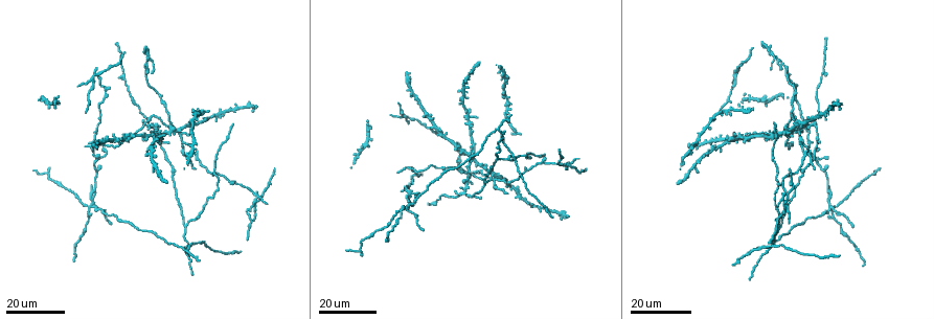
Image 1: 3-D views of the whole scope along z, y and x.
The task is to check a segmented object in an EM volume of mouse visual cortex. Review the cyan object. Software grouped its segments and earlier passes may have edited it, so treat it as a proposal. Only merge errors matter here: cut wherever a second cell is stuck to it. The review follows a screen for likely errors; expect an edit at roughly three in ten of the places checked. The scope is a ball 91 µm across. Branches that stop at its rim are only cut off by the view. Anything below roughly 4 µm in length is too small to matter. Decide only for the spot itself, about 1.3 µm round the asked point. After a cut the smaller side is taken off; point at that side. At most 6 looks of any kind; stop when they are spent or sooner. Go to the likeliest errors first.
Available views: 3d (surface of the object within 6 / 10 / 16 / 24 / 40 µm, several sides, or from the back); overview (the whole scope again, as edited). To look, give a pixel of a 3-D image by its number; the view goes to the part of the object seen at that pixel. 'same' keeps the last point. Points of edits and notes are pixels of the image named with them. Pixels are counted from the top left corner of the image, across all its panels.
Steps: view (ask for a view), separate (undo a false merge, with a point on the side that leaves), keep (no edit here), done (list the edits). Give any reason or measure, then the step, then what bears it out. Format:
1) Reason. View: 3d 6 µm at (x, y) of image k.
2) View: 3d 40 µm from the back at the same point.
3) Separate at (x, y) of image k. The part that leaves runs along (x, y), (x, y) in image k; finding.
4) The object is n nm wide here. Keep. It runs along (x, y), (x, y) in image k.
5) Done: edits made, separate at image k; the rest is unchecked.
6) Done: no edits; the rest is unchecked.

Four or more arms meet. View: 3d 24 µm at (90, 203) of image 1.

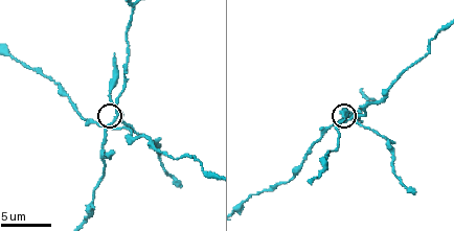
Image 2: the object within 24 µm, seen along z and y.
Closer look. View: 3d 10 µm at (109, 123) of image 2.

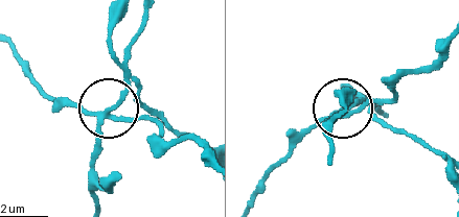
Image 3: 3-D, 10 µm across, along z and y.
Separate at (136, 103) of image 3. The part that leaves runs along (104, 114), (117, 101), (125, 53), (143, 11) in image 3; two cells meet here.

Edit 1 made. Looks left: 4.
View: overview.

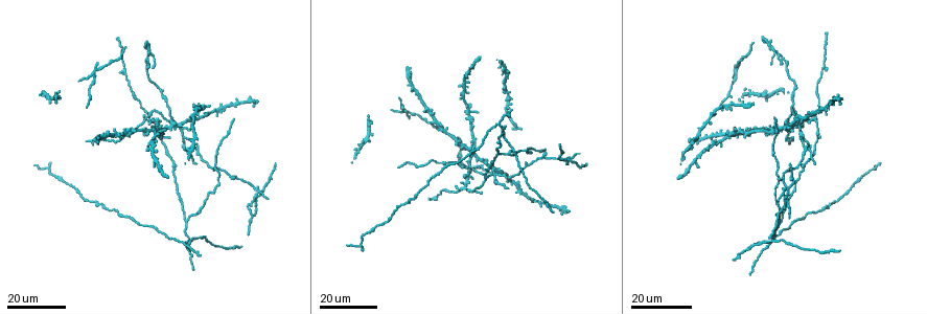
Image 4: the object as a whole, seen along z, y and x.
Three-way junction. View: 3d 24 µm at (780, 223) of image 4.

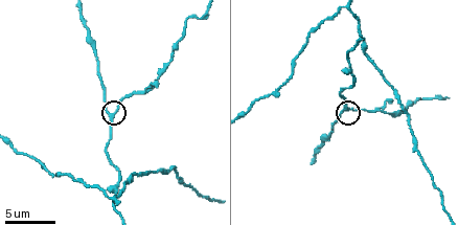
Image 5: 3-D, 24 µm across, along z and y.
Closer look. View: 3d 10 µm at (114, 114) of image 5.

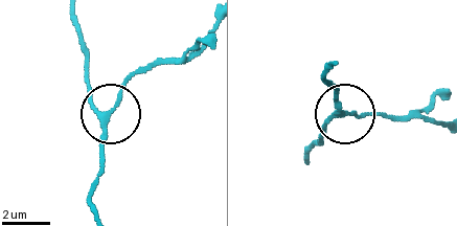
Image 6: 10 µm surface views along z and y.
Keep. It runs along (72, 17), (87, 89), (98, 107), (109, 111), (144, 67) in image 6; one cell here.

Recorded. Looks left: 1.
Done: edits made, separate at image 3; the rest is unchecked.

